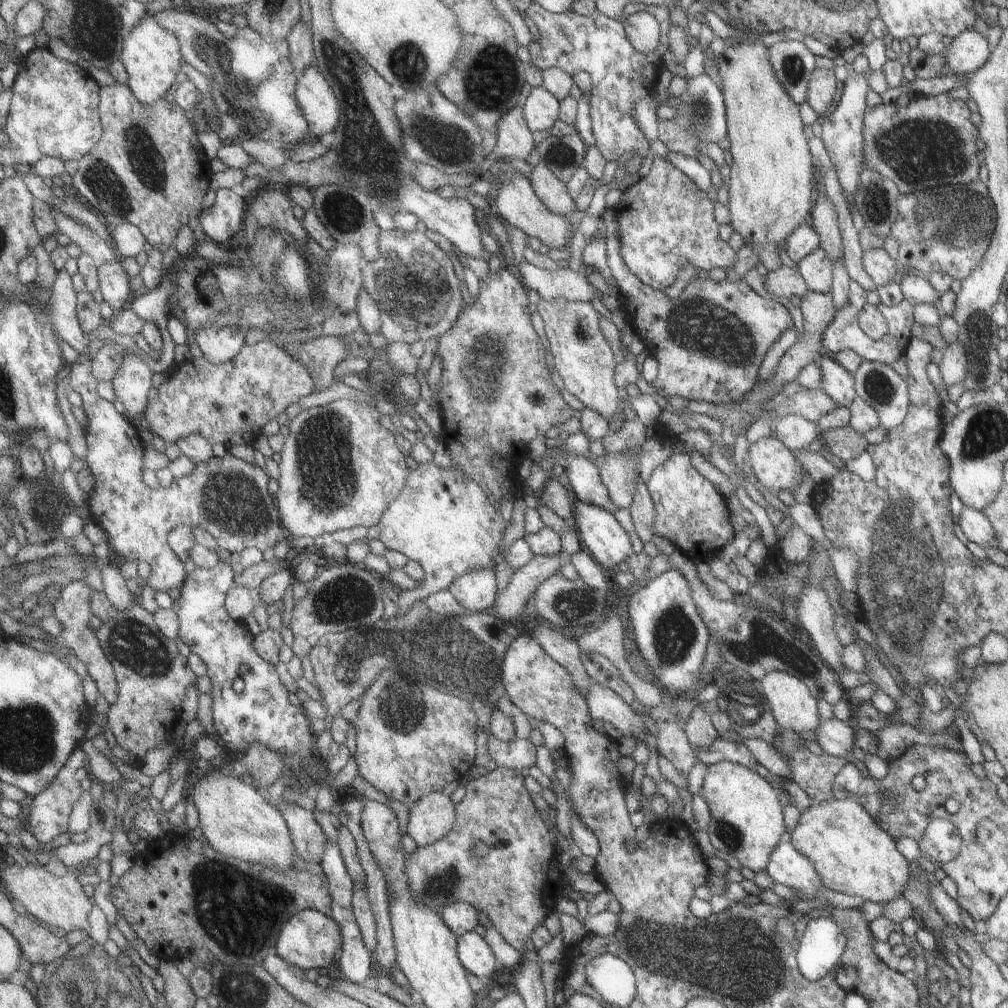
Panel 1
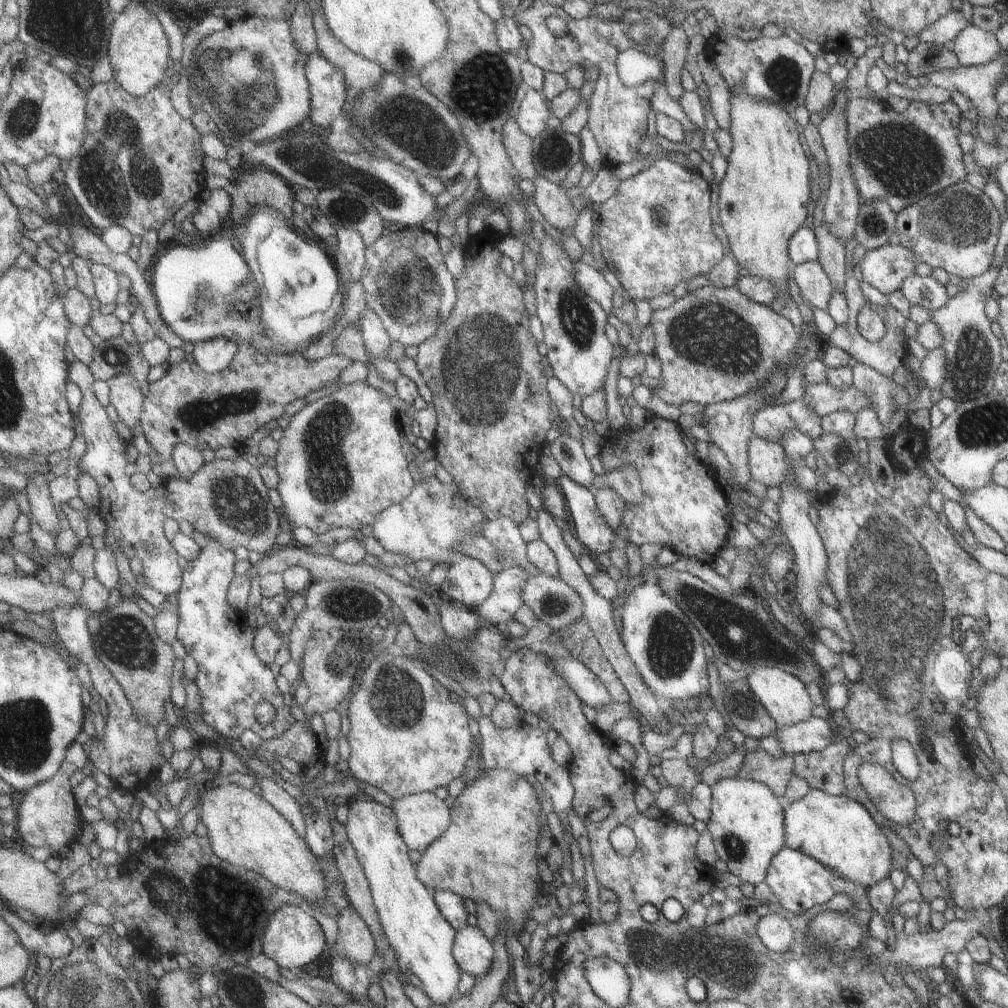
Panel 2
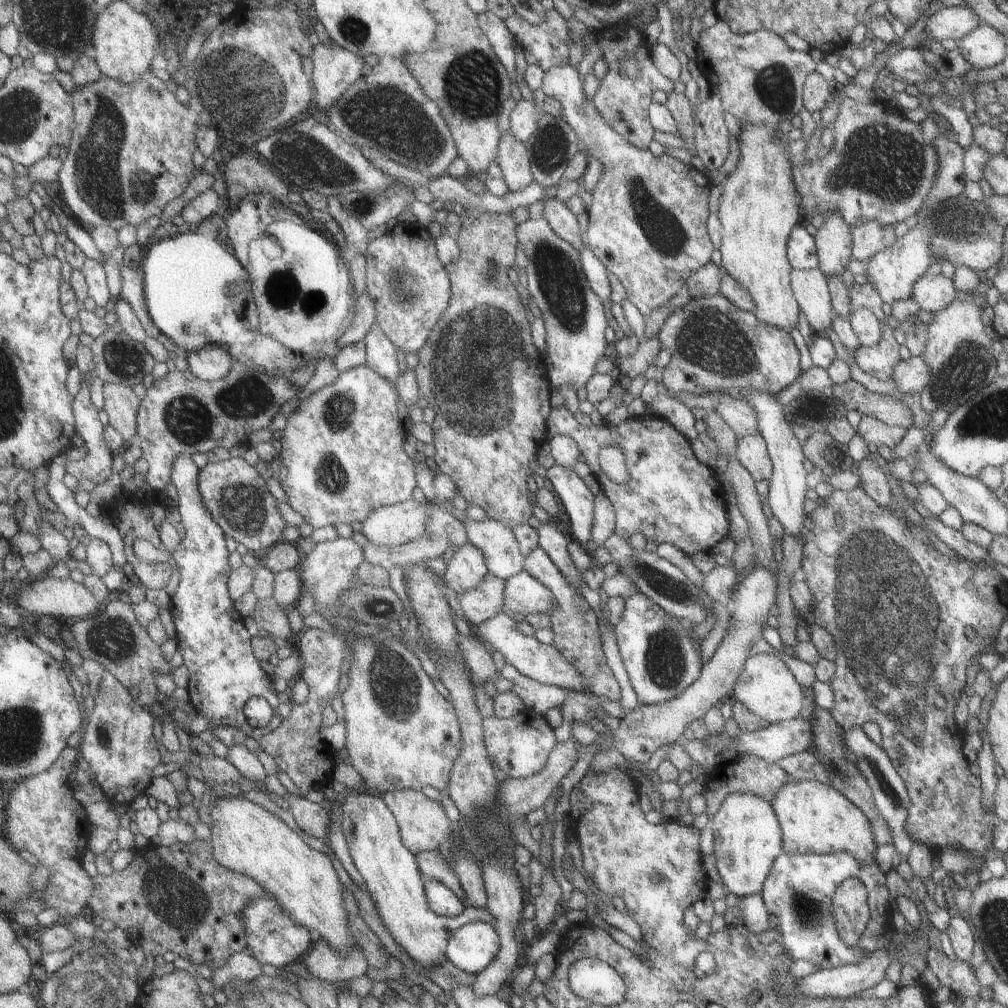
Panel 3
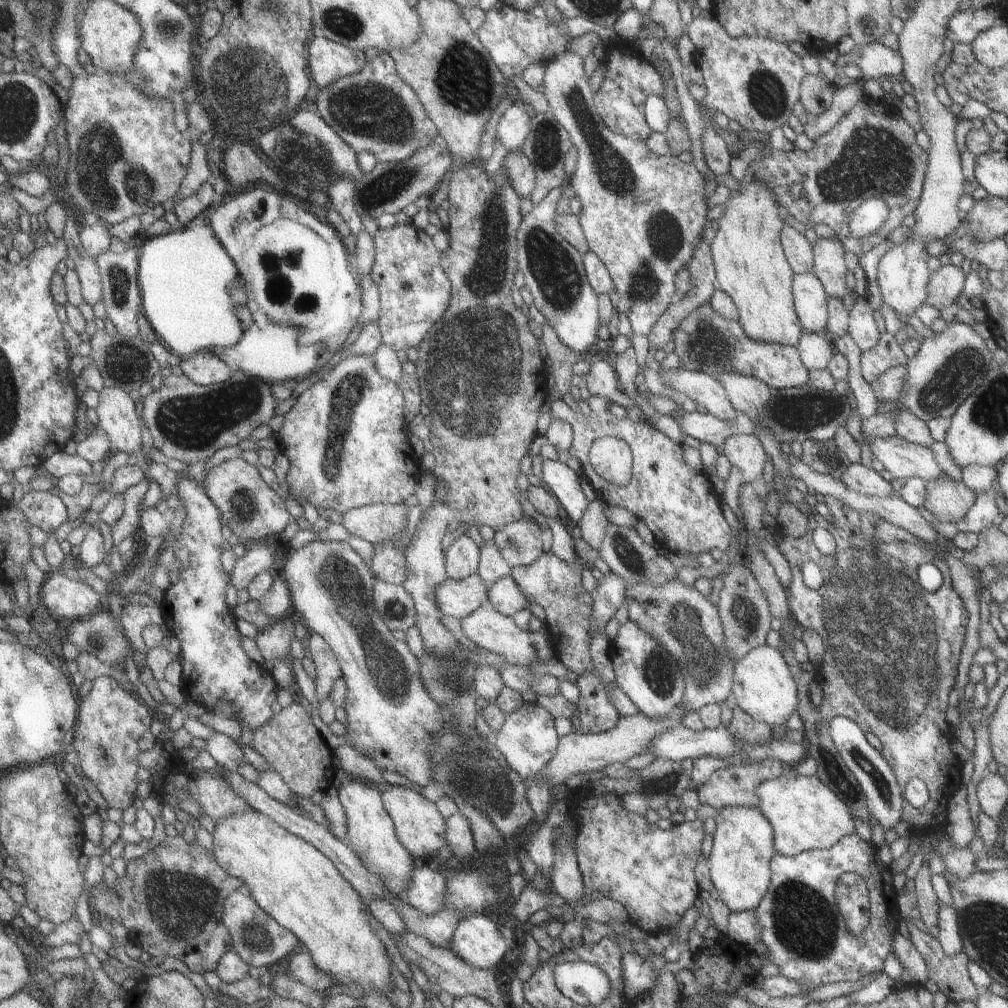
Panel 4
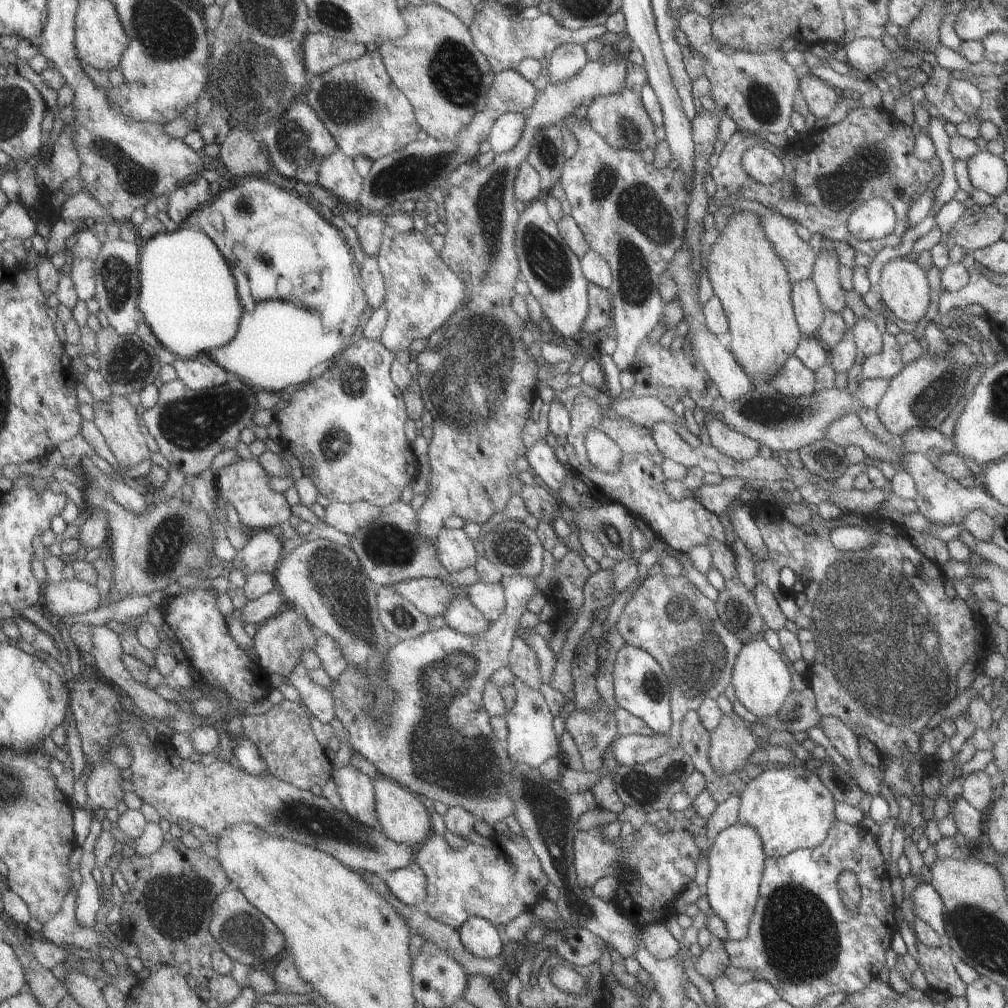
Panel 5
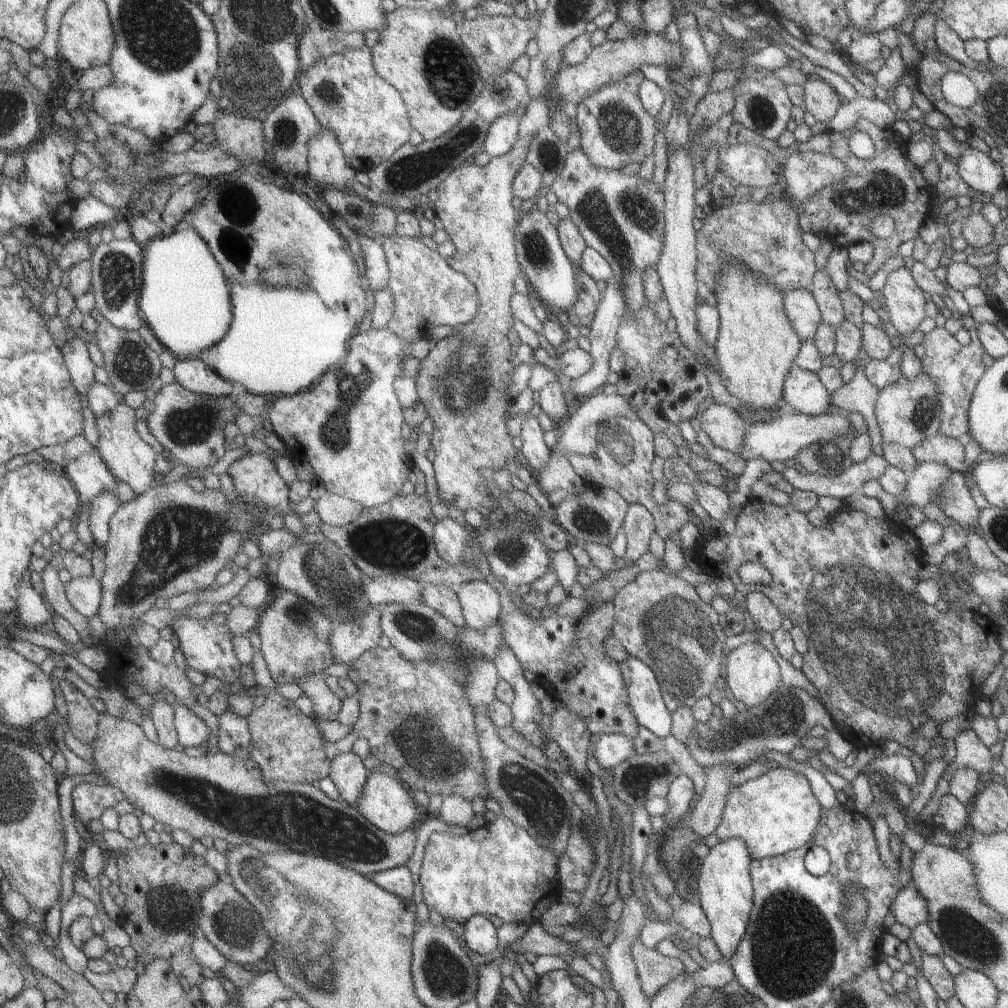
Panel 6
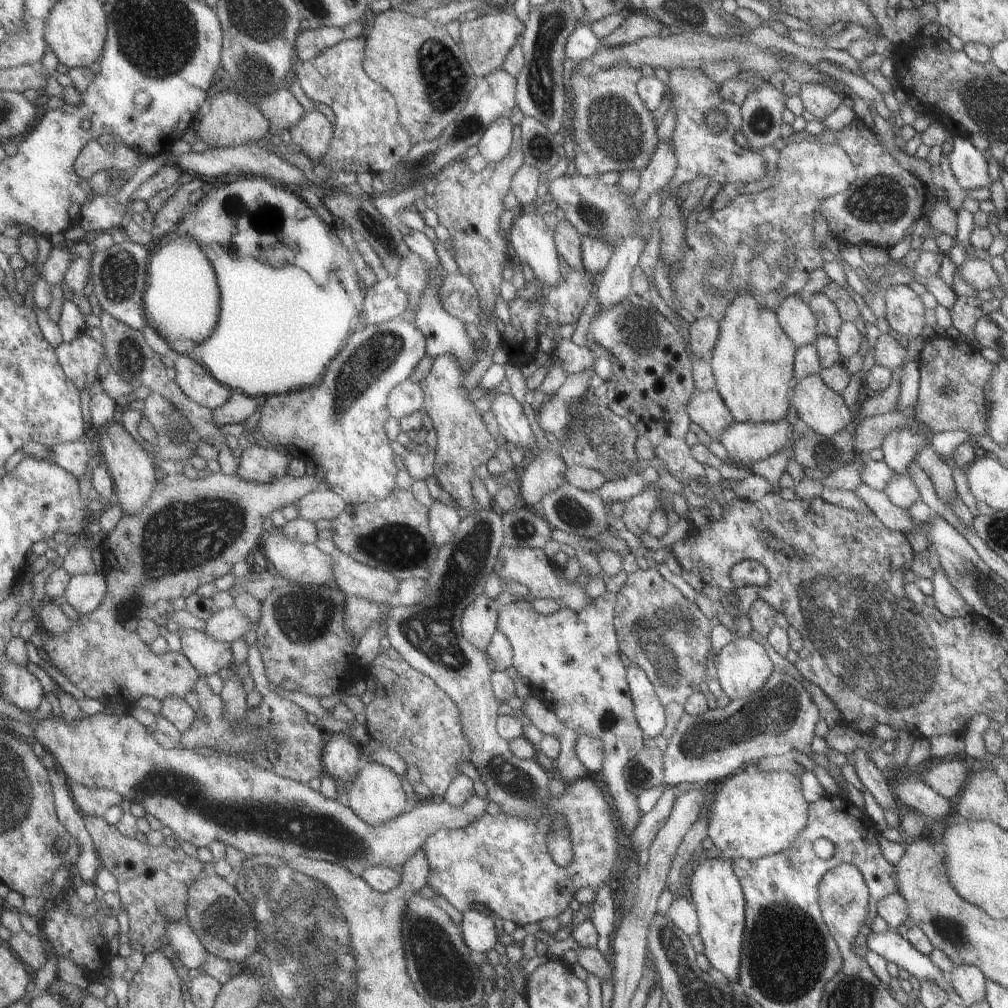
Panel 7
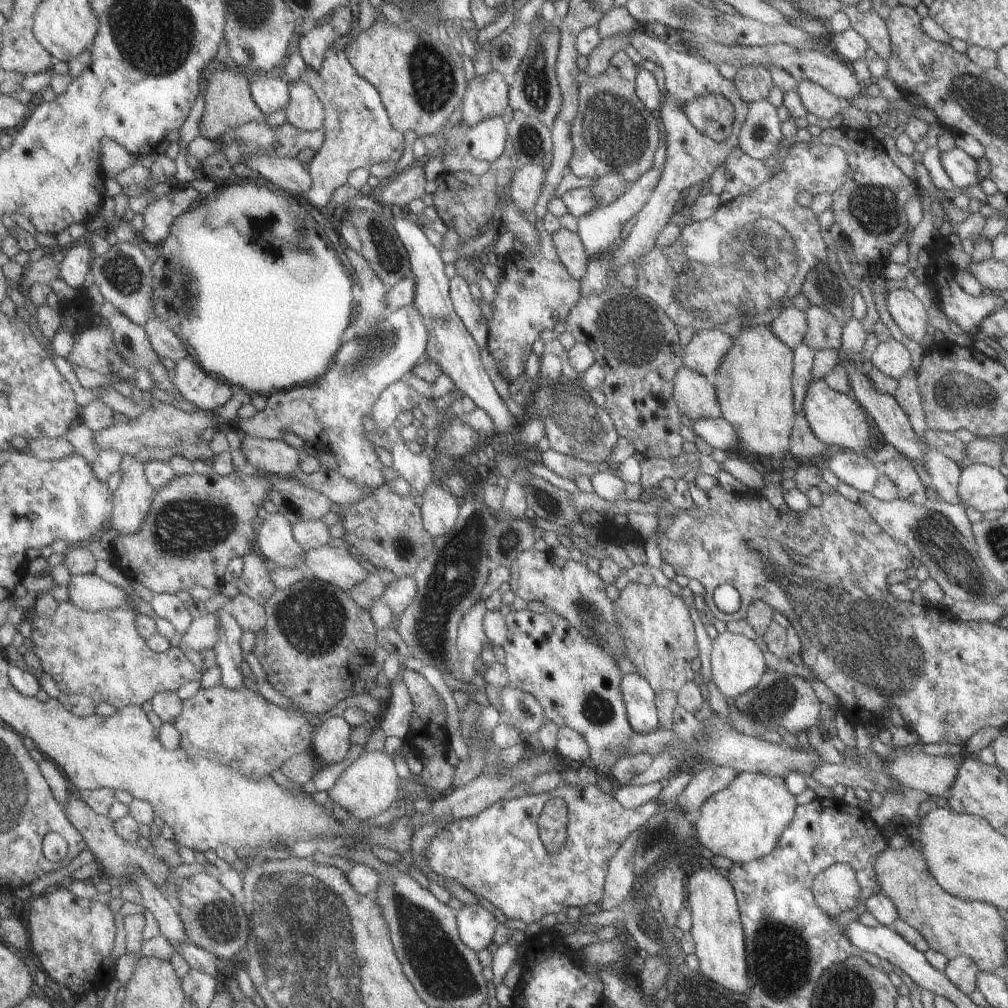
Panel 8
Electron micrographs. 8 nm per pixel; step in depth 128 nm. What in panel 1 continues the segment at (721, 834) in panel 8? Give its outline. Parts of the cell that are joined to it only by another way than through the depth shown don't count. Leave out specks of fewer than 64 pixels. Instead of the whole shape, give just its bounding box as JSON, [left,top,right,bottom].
[789,799,909,903]

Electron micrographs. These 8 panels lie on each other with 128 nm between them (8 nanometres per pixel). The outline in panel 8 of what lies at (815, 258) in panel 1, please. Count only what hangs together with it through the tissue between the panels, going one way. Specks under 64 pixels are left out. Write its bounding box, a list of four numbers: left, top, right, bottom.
[768,304,807,349]

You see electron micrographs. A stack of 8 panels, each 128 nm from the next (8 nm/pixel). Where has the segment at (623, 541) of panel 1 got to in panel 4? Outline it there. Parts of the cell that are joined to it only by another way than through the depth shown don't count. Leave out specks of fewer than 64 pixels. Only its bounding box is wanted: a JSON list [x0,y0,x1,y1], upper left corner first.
[535,456,589,523]

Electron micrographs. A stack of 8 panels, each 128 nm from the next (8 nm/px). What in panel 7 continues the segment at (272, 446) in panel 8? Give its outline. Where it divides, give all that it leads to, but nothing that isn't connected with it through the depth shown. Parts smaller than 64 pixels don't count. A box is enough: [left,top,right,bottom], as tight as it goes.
[238,445,290,483]

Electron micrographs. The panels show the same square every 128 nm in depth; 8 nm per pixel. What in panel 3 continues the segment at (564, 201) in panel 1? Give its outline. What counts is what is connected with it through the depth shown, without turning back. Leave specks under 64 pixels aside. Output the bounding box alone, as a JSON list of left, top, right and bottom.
[542,198,585,251]

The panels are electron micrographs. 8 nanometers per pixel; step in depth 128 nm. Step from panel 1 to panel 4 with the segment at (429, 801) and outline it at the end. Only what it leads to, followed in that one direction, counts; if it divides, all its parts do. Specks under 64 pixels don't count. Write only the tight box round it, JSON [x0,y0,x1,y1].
[382,785,447,862]

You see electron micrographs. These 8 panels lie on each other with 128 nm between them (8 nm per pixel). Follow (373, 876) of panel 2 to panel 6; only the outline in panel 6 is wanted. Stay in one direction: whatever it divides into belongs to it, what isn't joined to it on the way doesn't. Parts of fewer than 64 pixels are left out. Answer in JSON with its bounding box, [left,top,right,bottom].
[330,752,370,806]

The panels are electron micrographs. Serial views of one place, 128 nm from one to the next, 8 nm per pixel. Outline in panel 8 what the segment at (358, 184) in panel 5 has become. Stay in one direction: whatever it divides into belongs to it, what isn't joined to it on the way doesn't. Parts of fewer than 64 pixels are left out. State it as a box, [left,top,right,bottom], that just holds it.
[285,76,326,132]

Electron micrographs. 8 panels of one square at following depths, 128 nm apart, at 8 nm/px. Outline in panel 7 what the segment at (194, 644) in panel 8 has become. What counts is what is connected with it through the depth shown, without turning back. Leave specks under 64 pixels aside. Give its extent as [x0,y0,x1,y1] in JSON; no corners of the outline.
[203,606,253,643]

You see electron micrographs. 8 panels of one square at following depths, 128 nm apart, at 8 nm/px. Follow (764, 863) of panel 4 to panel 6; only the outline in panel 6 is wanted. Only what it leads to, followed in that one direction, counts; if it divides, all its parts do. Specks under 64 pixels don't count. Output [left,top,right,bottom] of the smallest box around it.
[693,838,752,963]

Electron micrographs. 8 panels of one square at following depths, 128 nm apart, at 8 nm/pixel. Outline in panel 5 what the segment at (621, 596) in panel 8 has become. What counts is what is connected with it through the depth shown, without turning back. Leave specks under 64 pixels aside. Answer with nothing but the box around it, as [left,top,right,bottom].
[615,573,742,748]

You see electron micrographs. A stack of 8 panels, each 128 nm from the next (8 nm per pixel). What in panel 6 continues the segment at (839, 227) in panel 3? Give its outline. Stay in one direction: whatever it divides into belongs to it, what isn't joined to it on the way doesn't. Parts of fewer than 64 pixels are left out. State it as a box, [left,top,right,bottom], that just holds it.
[807,269,844,329]

